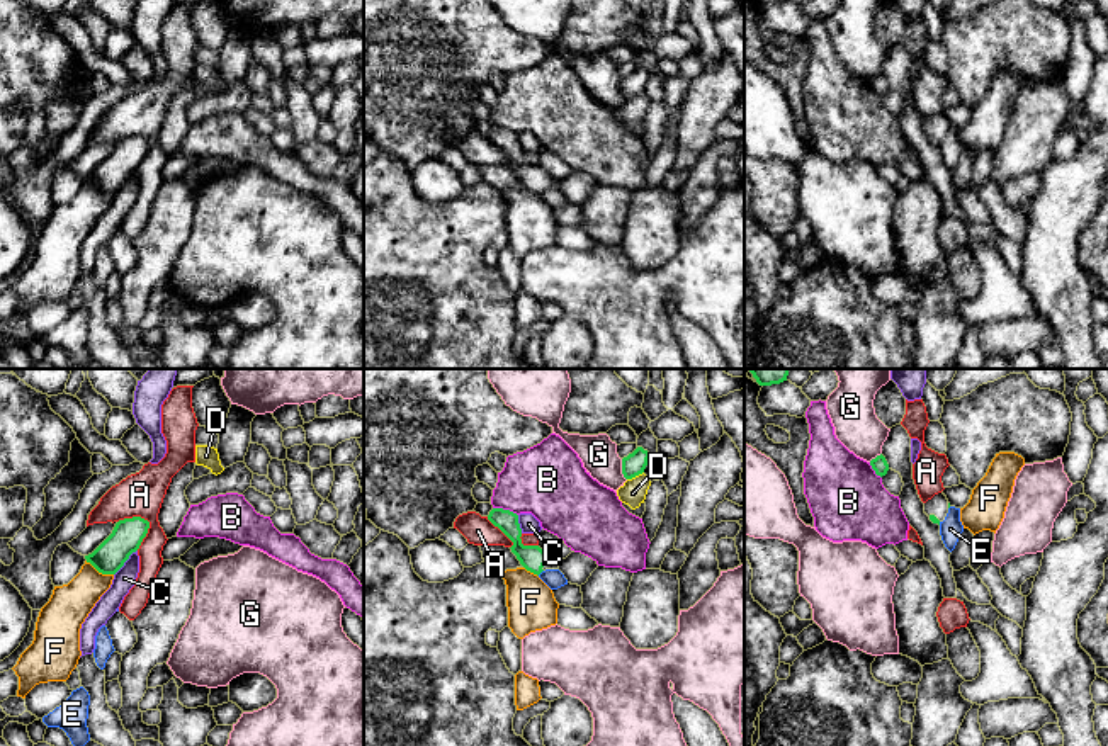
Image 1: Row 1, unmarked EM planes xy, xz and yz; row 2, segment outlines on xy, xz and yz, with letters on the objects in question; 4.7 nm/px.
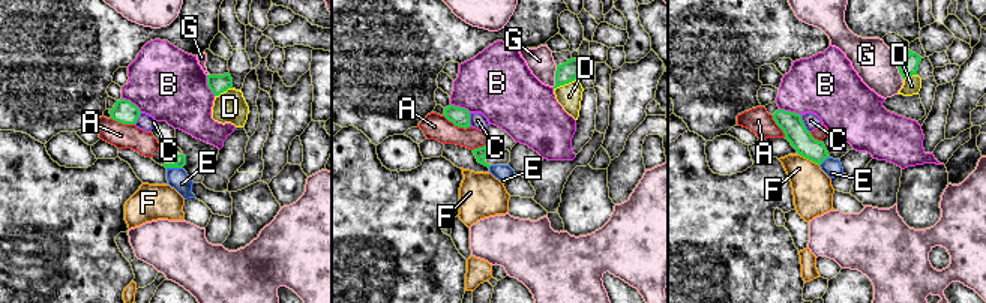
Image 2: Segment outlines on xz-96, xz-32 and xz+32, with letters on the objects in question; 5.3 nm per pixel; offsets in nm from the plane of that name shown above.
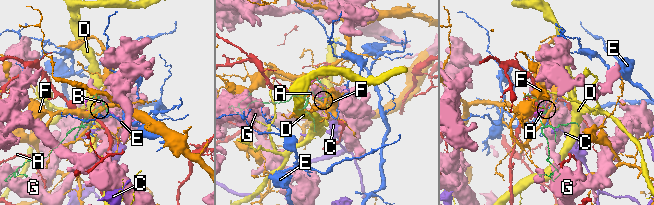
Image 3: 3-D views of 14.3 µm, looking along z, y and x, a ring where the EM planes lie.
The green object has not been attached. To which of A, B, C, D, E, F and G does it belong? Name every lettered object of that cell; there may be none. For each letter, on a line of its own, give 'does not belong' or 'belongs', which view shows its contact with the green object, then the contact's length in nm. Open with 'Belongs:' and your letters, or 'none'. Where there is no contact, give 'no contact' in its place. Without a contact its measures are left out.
Belongs: none
A: does not belong | xy | 180 nm
B: does not belong | xz | 130 nm
C: does not belong | xy | 170 nm
D: does not belong | xz | 90 nm
E: does not belong | xz | 40 nm
F: does not belong | xy | 150 nm
G: does not belong | xz | 110 nm

